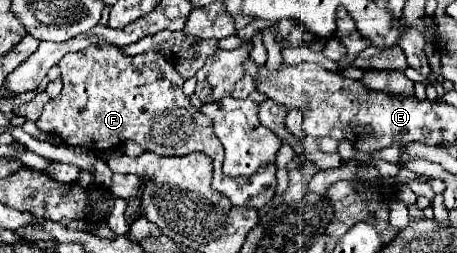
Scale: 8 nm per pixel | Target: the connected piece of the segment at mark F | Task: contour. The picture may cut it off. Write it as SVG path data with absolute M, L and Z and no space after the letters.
M92 44L82 52L66 54L58 68L62 72L62 92L50 100L36 126L44 134L56 134L70 146L90 150L108 150L120 146L124 140L134 140L144 150L160 156L182 156L190 152L204 152L214 162L212 188L222 192L234 206L262 208L272 200L276 186L276 168L260 168L250 178L224 178L220 174L224 148L210 128L210 120L190 104L182 92L182 76L170 62L156 52L138 56L124 56L118 46Z

